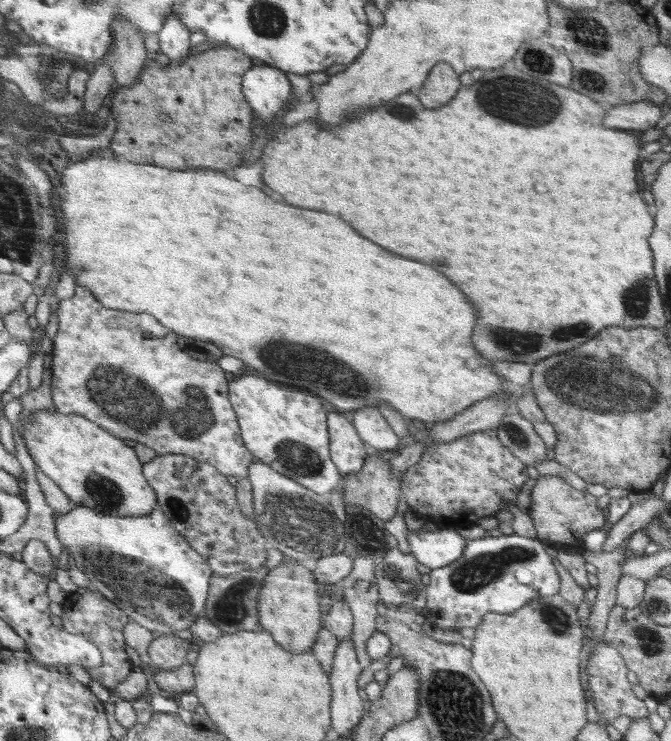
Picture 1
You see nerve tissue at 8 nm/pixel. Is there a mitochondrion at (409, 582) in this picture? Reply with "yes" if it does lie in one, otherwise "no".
yes

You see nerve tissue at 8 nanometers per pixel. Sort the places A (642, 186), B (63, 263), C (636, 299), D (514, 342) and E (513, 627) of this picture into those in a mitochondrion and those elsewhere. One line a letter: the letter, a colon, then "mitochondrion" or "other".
A: other
B: other
C: mitochondrion
D: mitochondrion
E: other

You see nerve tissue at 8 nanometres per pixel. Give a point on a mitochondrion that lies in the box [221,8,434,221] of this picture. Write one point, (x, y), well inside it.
(405, 112)

